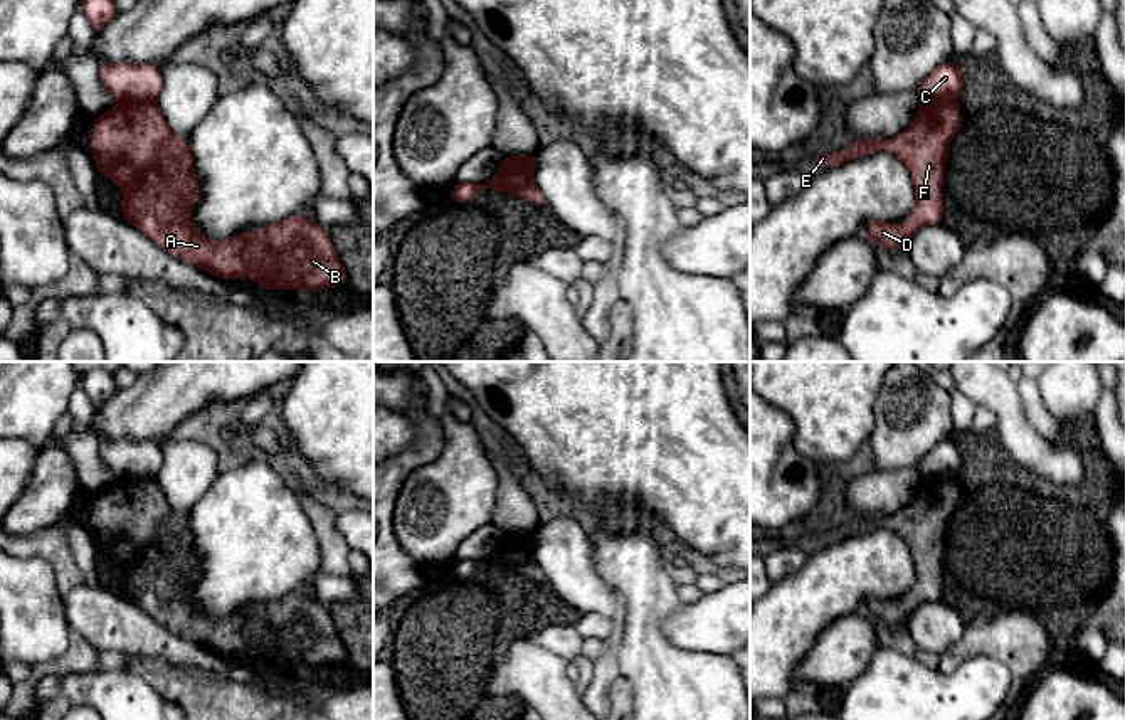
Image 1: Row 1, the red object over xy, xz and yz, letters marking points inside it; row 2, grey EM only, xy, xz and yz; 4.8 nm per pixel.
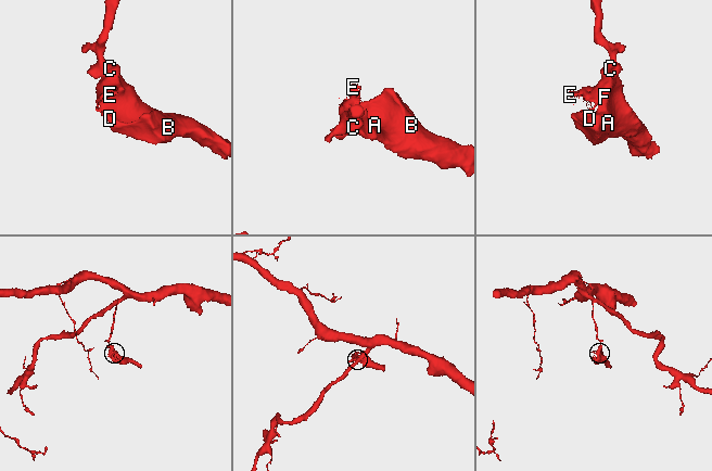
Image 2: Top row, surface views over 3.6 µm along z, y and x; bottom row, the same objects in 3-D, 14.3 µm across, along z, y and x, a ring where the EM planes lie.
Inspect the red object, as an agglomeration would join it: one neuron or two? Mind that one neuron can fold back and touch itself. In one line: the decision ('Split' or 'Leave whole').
Split

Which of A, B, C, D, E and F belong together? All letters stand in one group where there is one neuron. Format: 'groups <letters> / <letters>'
groups A B D E F / C

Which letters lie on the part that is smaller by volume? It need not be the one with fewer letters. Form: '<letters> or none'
A, B, D, E, F

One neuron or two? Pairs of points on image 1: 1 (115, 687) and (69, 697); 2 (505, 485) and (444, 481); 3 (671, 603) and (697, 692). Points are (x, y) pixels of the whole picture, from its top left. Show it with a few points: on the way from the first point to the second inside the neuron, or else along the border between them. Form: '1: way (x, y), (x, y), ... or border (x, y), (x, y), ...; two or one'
1: way (103, 690), (81, 690); one
2: border (488, 446), (488, 460), (496, 473), (493, 522); two
3: way (654, 624), (654, 650), (675, 670); one

